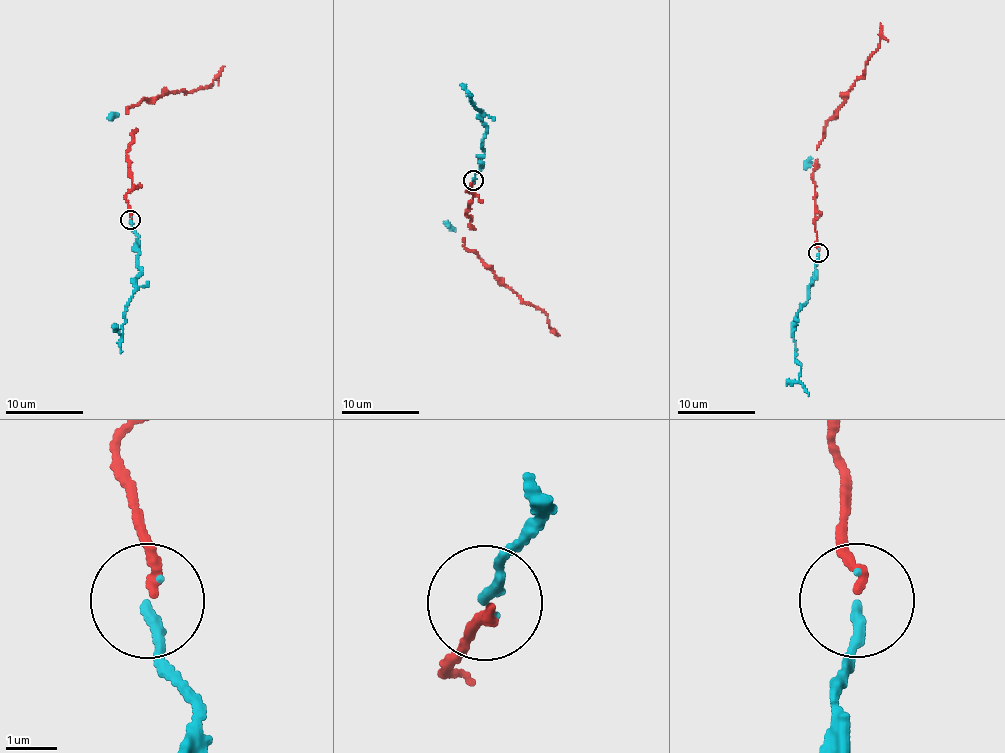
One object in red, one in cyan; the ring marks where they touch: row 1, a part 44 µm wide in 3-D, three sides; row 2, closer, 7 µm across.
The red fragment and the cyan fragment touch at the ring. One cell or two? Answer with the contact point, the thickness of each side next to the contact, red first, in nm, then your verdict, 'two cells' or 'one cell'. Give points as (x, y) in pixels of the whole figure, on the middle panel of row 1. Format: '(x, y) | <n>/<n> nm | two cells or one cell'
(473, 180) | 180/200 nm | one cell

